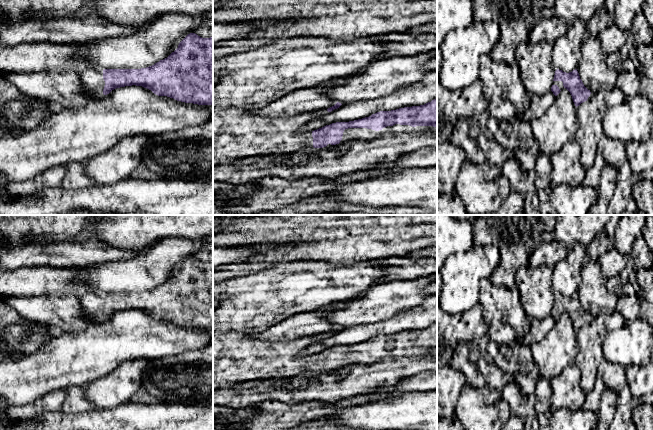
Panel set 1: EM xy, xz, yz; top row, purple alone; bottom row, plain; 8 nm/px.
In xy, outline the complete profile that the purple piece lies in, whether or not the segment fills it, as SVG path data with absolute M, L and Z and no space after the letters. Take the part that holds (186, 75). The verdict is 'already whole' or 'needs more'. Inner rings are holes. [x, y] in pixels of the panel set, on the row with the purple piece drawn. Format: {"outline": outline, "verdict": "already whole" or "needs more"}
{"outline": "M188 34L167 58L141 69L88 69L80 73L85 90L97 97L125 86L142 86L158 96L213 105L213 37Z", "verdict": "needs more"}

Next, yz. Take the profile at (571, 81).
{"outline": "M559 69L555 71L551 91L557 96L563 88L566 88L570 92L576 107L587 101L591 94L590 90L584 86L580 79L577 69L569 73Z", "verdict": "needs more"}

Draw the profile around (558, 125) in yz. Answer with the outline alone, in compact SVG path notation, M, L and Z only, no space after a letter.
M563 88L553 104L530 125L541 154L550 157L575 139L578 129L576 106L570 92Z

